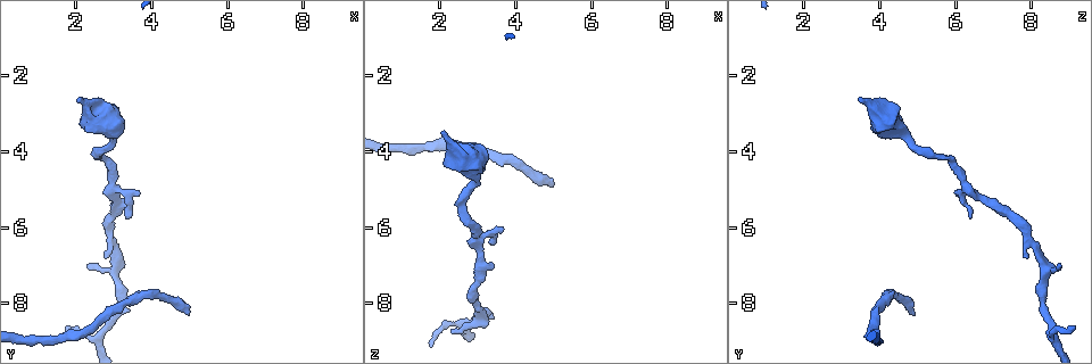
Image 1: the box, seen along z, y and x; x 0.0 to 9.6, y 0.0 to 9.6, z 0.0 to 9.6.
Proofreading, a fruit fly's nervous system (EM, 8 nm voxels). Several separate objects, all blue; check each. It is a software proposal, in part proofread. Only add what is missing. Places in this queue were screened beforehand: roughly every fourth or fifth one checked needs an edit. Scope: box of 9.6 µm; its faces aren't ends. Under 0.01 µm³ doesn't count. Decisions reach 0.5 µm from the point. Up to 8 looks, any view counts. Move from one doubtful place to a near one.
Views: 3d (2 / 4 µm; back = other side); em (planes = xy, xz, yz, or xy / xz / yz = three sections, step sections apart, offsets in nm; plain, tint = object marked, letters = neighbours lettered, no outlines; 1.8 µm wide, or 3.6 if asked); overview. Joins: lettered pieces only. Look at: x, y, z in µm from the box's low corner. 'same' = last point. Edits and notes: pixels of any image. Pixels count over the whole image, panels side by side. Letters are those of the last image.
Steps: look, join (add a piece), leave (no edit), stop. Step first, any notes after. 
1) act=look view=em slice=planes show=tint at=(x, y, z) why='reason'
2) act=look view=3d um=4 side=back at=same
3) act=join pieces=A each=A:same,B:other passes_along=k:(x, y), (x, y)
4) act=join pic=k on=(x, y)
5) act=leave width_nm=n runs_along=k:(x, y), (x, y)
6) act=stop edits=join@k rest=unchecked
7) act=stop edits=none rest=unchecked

act=look view=em slice=planes show=letters at=(2.80, 6.80, 7.95) why='branch stops here'

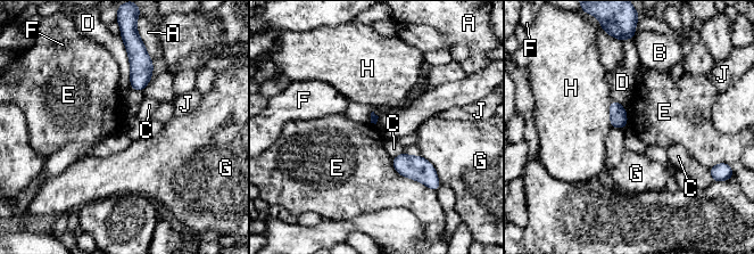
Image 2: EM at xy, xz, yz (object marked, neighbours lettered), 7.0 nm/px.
act=leave longest_contact=E:340nm each=A:other,B:other,C:other,D:other,E:other,F:other,G:other,H:other,J:other found='no lettered piece goes on from it'

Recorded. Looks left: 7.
act=look view=3d um=2 at=(4.95, 8.30, 4.90) why='branch stops here'

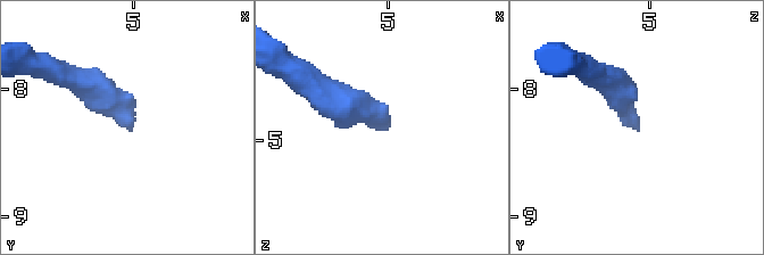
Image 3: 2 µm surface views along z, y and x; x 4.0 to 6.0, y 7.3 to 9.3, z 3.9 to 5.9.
act=look view=em slice=planes show=letters at=(4.98, 8.26, 4.94) why='need the tissue'

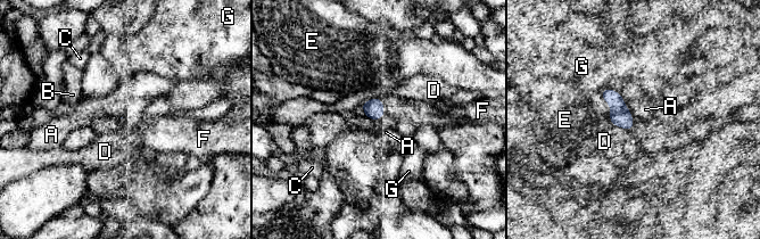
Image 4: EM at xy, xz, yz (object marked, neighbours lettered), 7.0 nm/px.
act=join pieces=F each=A:other,B:other,C:other,D:other,E:other,F:same,G:other found='it goes on there'

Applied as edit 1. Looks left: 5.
act=look view=em slice=yz step=16 show=letters at=(2.65, 8.85, 8.60) why='sharp bend'

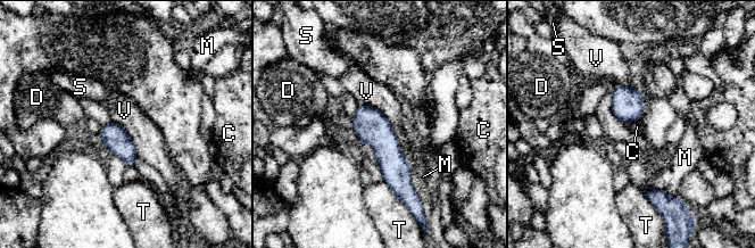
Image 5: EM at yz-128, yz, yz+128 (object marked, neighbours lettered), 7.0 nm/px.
act=leave width_nm=80 each=C:other,D:other,M:other,S:other,T:other,V:other runs_along=5:(359, 108), (382, 139), (404, 191) found='no lettered piece goes on from it'

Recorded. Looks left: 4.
act=stop edits=join@4 rest=unchecked

